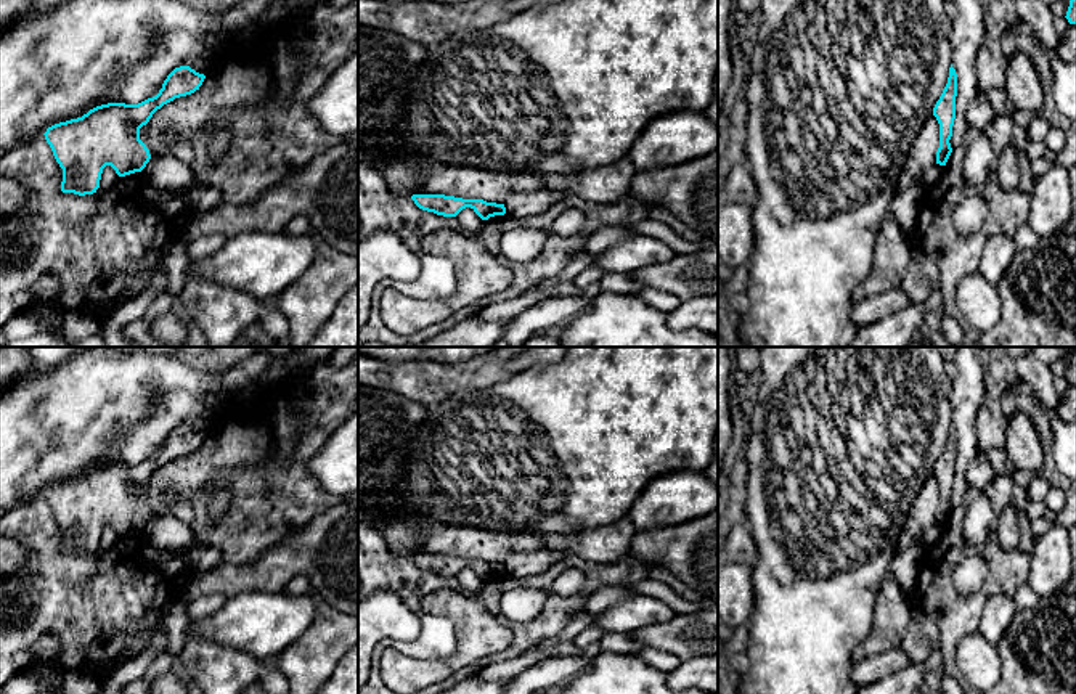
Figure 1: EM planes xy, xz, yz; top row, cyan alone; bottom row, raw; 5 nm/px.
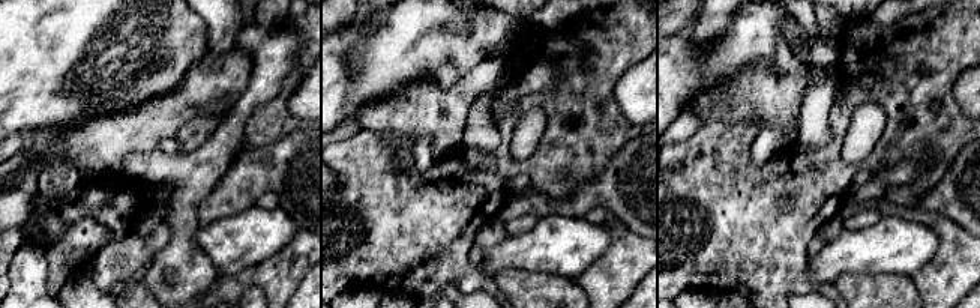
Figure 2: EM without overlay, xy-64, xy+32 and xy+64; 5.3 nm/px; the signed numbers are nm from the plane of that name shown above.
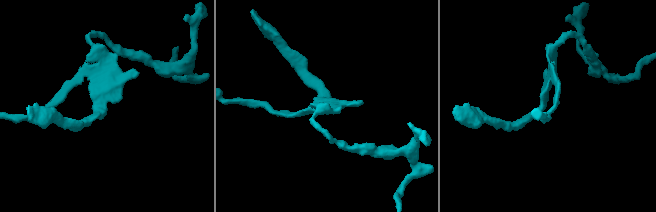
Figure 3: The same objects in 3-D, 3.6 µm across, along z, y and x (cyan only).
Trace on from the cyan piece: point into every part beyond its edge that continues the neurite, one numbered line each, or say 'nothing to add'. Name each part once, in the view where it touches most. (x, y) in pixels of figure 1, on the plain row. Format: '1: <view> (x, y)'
nothing to add

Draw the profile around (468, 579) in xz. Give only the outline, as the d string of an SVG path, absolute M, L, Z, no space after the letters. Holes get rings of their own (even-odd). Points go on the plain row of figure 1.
M471 567L463 569L454 578L461 585L461 590L467 594L472 594L472 596L483 585L483 580Z

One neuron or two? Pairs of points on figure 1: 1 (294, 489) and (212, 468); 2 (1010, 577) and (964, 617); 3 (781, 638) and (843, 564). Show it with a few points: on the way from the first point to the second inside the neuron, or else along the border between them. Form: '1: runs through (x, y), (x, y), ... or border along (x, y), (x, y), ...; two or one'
1: border along (262, 461), (232, 466), (195, 493); two
2: runs through (998, 580), (972, 604); one
3: runs through (798, 620), (815, 604), (815, 595), (827, 582); one

